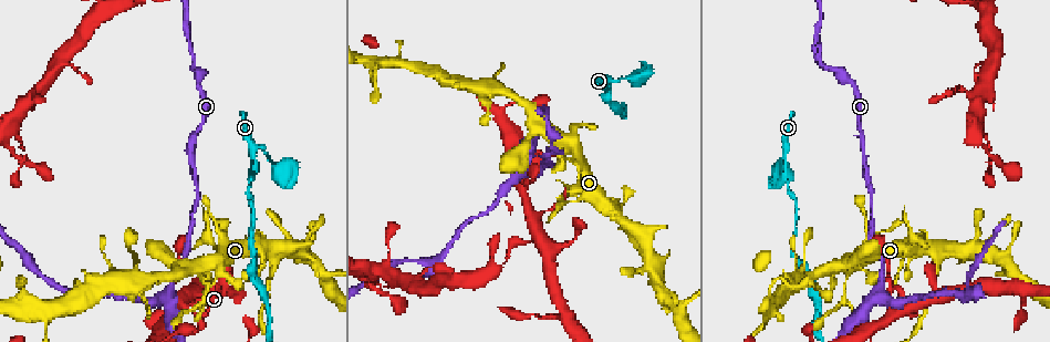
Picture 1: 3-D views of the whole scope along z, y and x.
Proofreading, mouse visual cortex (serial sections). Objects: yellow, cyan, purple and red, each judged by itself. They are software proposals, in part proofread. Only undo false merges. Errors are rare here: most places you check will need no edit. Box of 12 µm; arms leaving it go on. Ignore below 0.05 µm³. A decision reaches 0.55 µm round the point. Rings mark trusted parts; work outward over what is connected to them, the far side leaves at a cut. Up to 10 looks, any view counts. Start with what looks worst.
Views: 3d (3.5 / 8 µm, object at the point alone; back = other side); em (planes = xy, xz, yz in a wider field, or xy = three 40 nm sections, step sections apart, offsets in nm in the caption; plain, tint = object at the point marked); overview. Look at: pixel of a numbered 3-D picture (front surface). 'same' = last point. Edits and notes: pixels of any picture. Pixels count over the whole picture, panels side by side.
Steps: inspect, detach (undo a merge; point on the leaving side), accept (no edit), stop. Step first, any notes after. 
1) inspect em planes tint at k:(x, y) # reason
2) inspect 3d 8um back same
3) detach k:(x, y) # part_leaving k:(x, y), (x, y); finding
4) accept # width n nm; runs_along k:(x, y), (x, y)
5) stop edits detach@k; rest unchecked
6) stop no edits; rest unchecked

inspect 3d 3.5um at 1:(281, 170) # a narrow waist

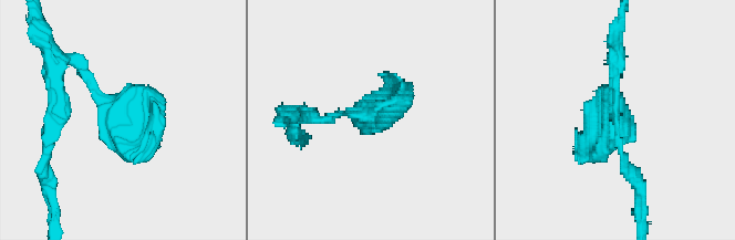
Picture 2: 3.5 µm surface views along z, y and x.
inspect em xy step 2 plain at 2:(370, 113)

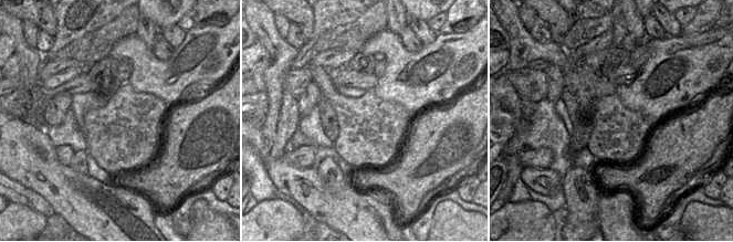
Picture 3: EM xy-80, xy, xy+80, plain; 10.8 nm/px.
inspect em xy step 2 tint same # with the object marked

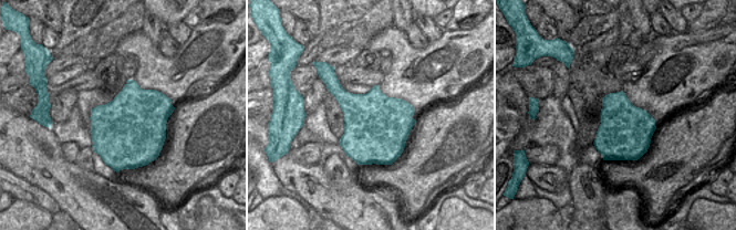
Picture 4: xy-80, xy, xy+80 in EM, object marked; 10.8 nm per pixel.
accept # runs_along 2:(74, 59), (133, 154); all the same cell

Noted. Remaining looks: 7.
inspect 3d 8um at 1:(521, 185) # three-way junction

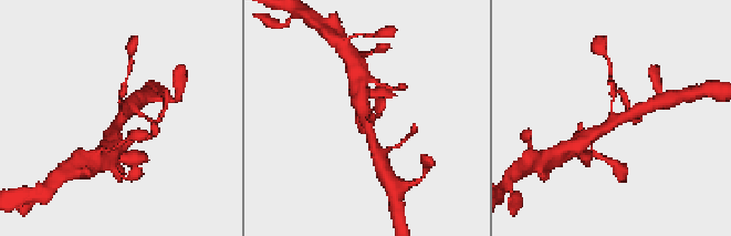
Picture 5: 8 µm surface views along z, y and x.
inspect em xy step 5 tint at 5:(616, 118) # arms 3; arm_widths 100, 300, 350 nm; need the tissue

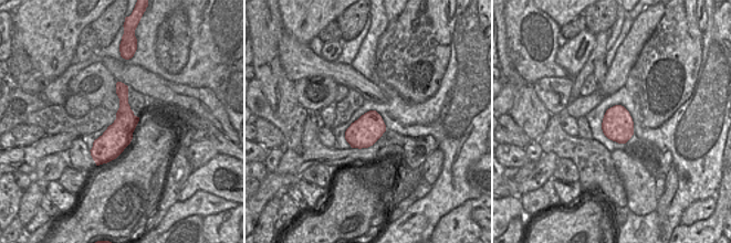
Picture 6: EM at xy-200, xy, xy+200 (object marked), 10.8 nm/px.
accept # runs_along 5:(643, 110), (635, 110), (591, 135); continuous, no second cell

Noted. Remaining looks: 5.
inspect 3d 3.5um at 1:(277, 248) # small branch off a trunk

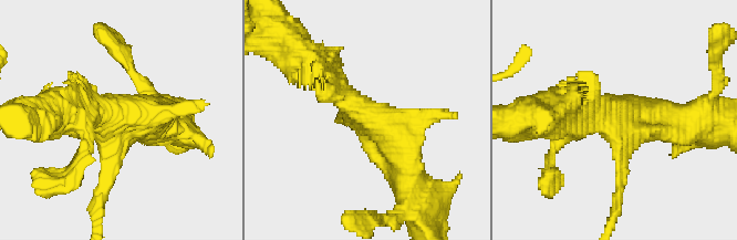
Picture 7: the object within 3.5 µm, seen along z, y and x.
inspect em xy step 2 tint at 7:(609, 115)

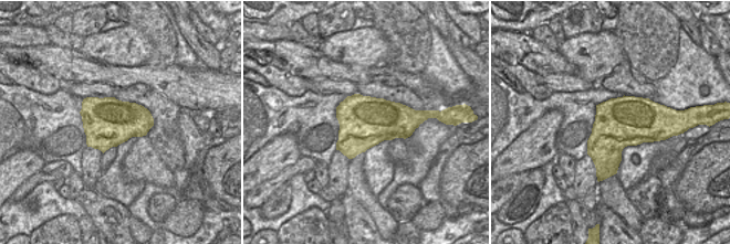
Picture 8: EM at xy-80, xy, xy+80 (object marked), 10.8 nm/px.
accept # one cell here

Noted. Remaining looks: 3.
inspect 3d 3.5um at 1:(491, 90) # four arms meet

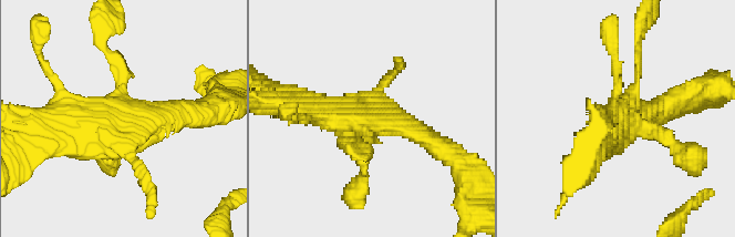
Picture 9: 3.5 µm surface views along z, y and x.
inspect em xy step 5 tint at 9:(127, 127)

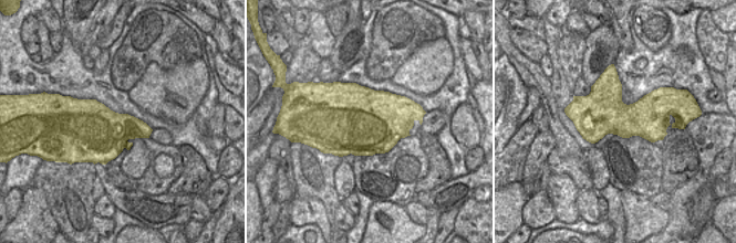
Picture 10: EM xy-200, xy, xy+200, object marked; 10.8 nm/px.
accept # continuous, no second cell

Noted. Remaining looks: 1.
stop no edits; rest unchecked

